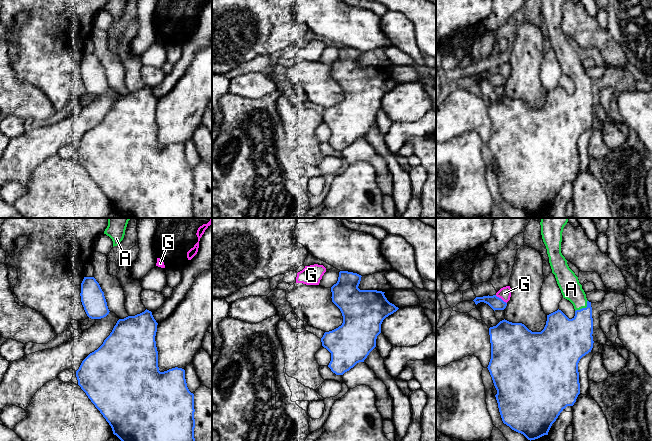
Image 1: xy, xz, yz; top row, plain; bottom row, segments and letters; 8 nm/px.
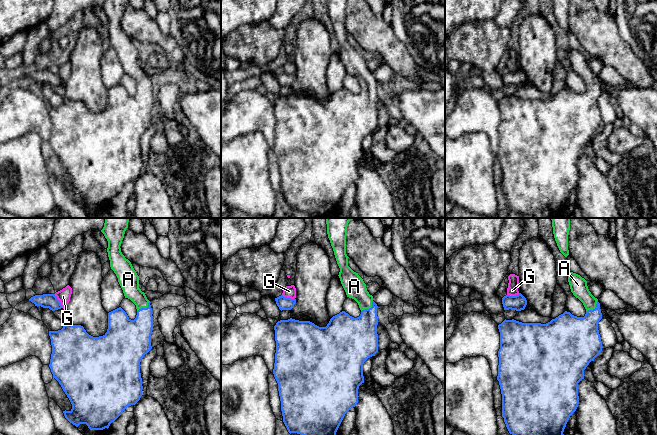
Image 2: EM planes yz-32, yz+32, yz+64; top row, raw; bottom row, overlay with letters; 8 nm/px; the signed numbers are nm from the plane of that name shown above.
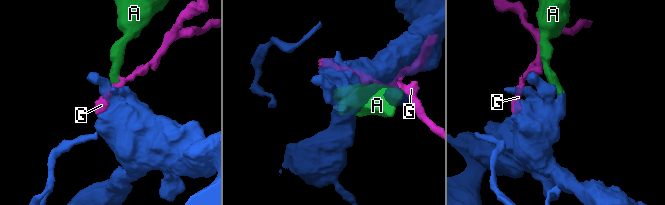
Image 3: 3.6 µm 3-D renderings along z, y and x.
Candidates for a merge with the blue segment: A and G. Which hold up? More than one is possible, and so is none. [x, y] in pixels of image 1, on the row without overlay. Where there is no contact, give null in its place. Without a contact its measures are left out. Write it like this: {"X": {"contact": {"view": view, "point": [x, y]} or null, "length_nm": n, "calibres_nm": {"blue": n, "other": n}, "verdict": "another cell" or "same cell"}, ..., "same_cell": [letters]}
{"A": {"contact": {"view": "yz", "point": [583, 84]}, "length_nm": 140, "calibres_nm": {"blue": 300, "other": 170}, "verdict": "same cell"}, "G": {"contact": {"view": "yz", "point": [500, 74]}, "length_nm": 120, "calibres_nm": {"blue": 110, "other": 100}, "verdict": "another cell"}, "same_cell": ["A"]}

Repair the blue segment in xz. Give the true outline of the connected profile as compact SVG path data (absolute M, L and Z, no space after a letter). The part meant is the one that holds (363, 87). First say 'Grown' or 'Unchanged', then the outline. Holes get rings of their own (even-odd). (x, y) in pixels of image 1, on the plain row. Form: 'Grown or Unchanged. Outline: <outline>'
Unchanged. Outline: M340 47L338 57L331 63L332 78L340 85L343 99L338 104L325 108L321 114L322 122L331 129L328 143L336 151L343 151L357 139L364 138L376 123L377 112L381 109L381 100L399 84L390 79L382 67L360 66L361 51Z

